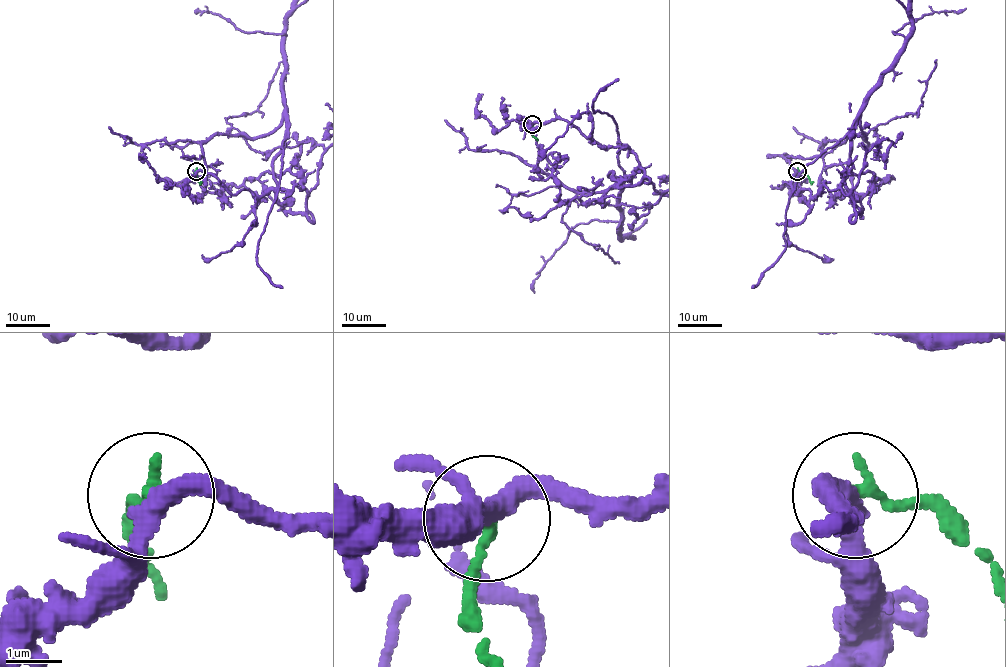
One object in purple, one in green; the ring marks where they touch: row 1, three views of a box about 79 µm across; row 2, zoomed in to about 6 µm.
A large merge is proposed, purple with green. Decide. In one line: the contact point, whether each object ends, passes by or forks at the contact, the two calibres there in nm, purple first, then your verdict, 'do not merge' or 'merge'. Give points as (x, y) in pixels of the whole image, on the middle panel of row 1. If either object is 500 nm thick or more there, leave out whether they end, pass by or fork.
at (532, 124); purple passes by; green ends there; 360 nm thick on the purple side, 200 nm on the other; do not merge

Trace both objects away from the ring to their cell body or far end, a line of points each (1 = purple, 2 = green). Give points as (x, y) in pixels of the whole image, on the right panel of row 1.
1: (798, 170), (795, 194), (838, 189), (858, 212), (851, 131)
2: (798, 170), (803, 172), (812, 185)

